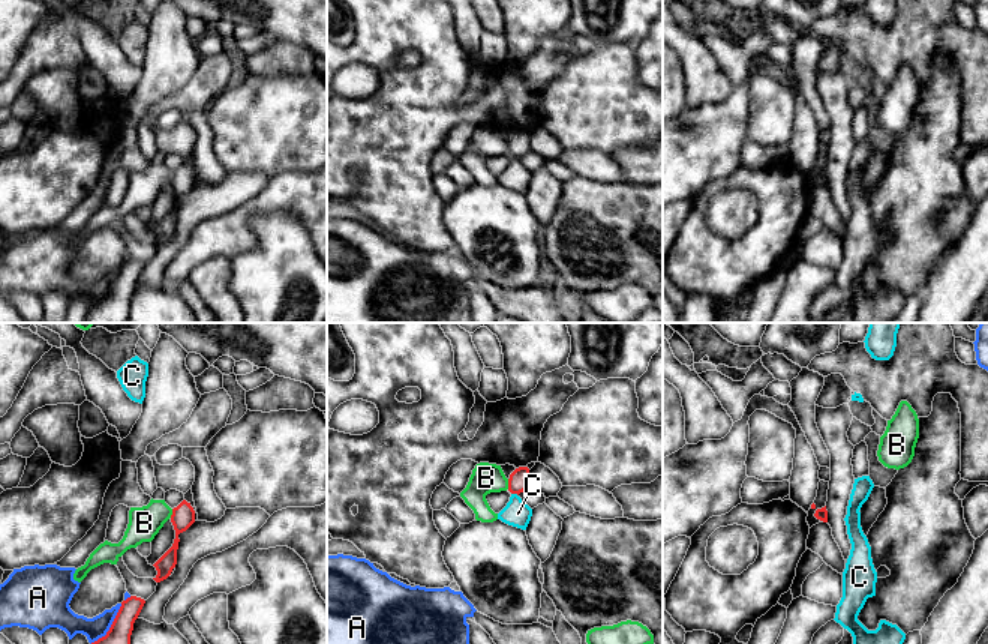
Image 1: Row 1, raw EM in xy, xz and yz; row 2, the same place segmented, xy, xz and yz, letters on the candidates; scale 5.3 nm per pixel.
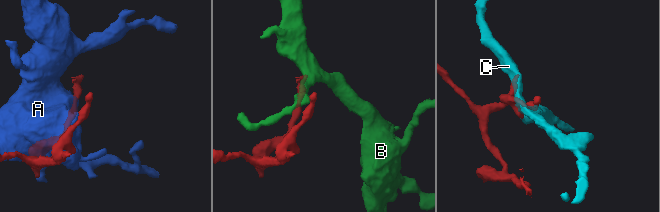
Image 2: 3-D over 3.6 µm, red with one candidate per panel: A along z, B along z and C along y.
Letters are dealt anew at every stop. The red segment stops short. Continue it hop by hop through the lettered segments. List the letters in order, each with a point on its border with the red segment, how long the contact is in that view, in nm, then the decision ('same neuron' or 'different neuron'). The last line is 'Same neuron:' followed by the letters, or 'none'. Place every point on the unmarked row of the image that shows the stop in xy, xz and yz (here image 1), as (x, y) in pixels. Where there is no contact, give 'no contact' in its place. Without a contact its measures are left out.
A: xy (111, 290) | 280 nm | different neuron
B: xz (508, 147) | 60 nm | different neuron
C: xz (514, 156) | 40 nm | different neuron
Same neuron: none

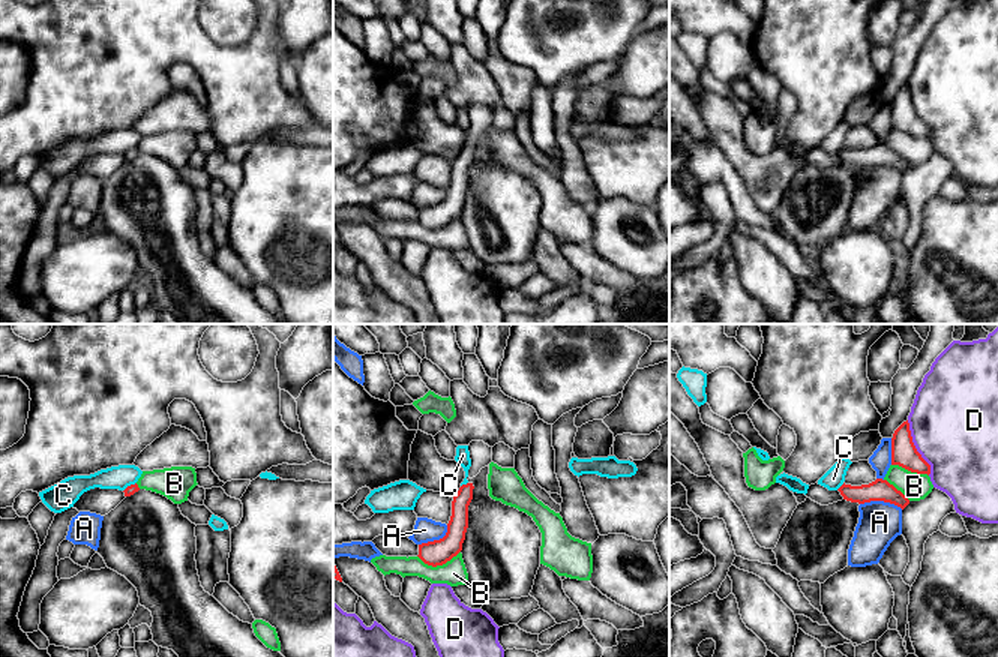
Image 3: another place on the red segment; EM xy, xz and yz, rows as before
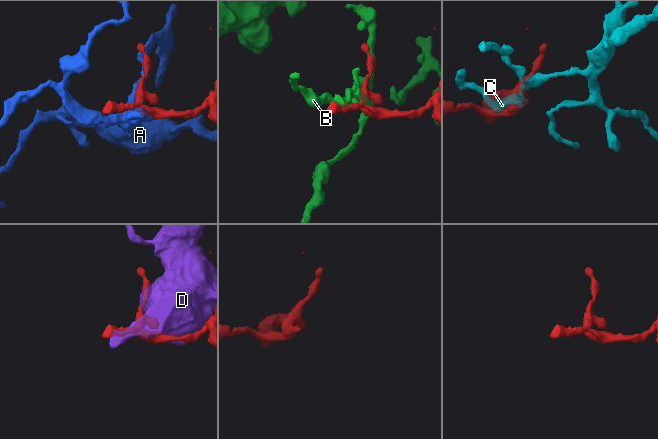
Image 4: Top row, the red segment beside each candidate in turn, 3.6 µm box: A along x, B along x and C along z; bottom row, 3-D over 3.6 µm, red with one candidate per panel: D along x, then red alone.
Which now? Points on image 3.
A: yz (881, 164) | 240 nm | different neuron
B: xz (438, 228) | 240 nm | different neuron
C: xz (464, 149) | 50 nm | different neuron
D: yz (914, 111) | 320 nm | different neuron
Same neuron: none

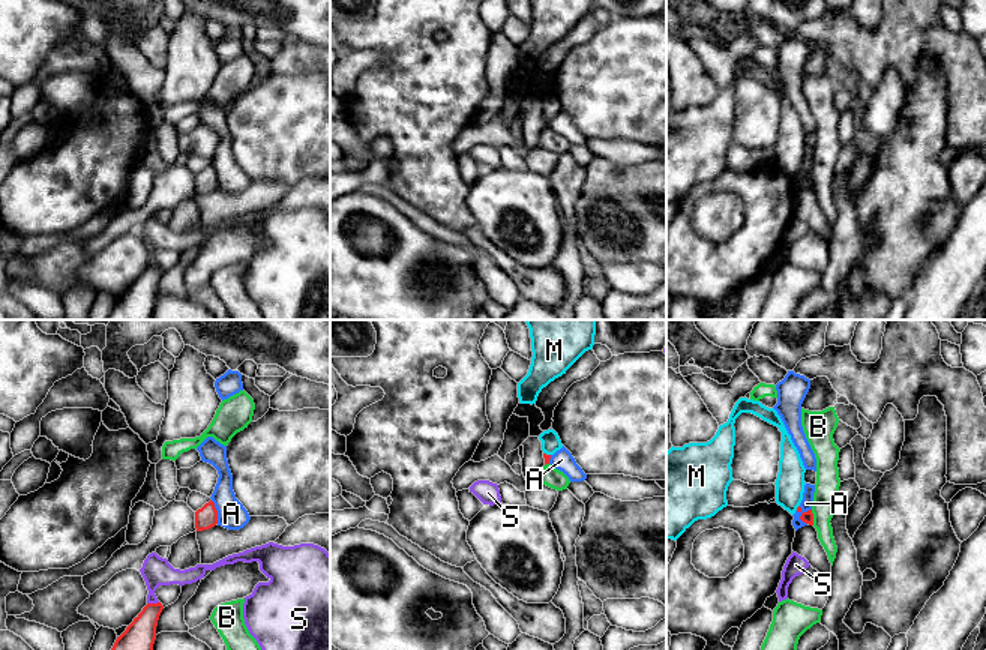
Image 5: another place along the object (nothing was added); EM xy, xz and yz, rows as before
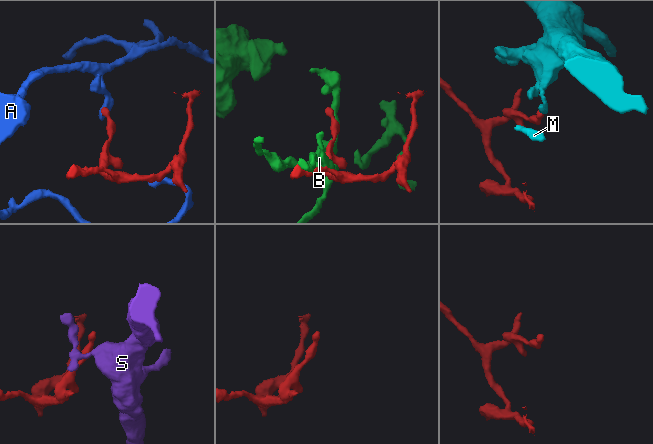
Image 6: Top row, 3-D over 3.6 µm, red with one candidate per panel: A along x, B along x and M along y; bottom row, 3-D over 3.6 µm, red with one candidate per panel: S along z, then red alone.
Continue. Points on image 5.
A: yz (802, 179) | 110 nm | different neuron
B: yz (812, 180) | 90 nm | different neuron
M: xz (545, 117) | 40 nm | different neuron
S: xy (152, 267) | 70 nm | different neuron
Same neuron: none

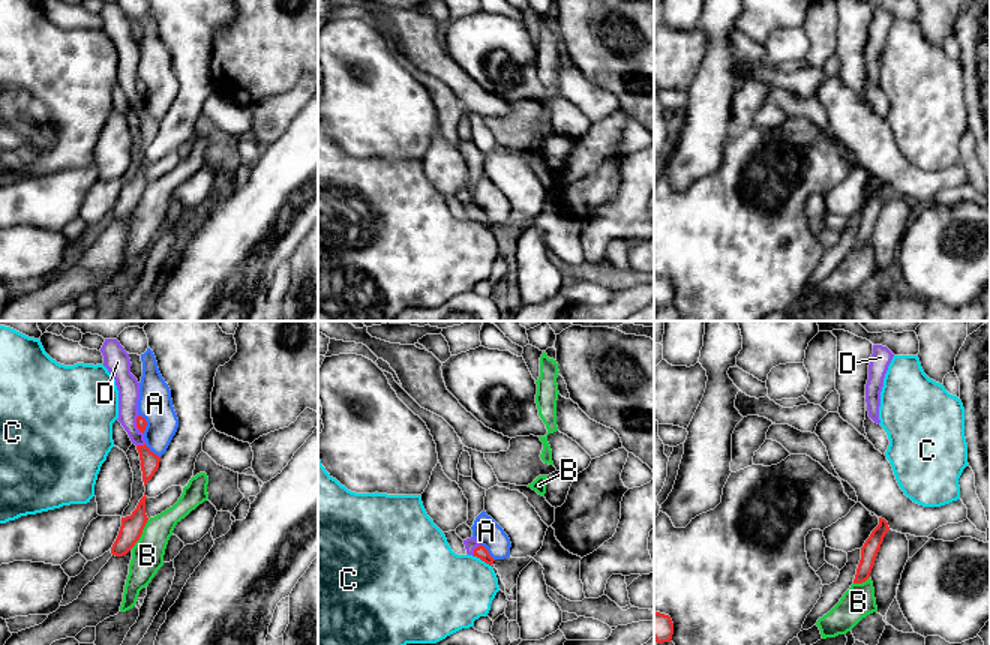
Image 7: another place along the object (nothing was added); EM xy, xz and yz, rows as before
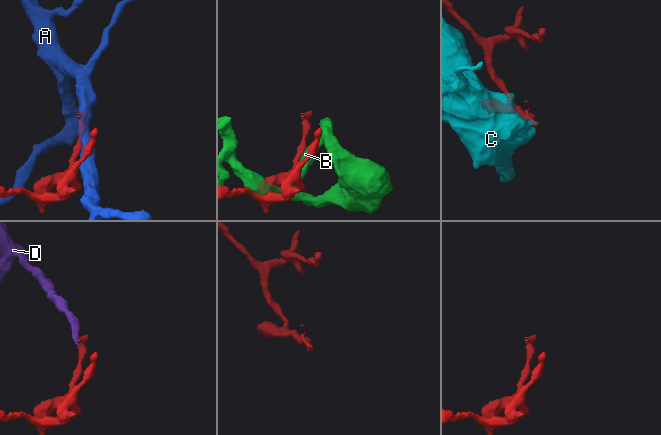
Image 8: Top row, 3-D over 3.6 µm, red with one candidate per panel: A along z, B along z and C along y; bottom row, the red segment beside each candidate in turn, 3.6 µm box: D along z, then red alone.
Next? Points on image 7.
A: xz (488, 216) | 120 nm | different neuron
B: xy (141, 197) | 190 nm | different neuron
C: xz (483, 224) | 110 nm | different neuron
D: xz (474, 213) | 80 nm | same neuron
Same neuron: D

